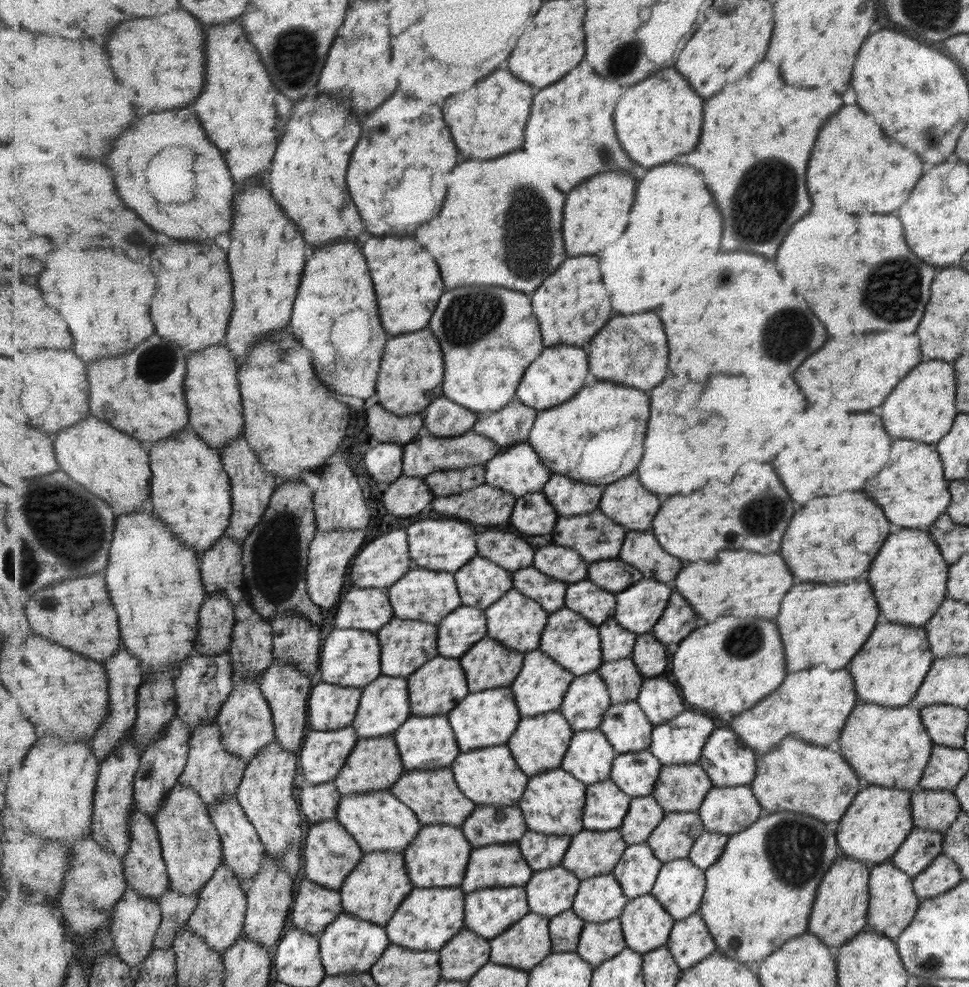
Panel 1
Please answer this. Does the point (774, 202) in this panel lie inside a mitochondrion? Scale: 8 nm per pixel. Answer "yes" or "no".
yes

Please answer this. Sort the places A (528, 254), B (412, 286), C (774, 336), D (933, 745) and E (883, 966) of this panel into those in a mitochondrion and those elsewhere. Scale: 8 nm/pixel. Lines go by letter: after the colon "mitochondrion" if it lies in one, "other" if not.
A: mitochondrion
B: other
C: mitochondrion
D: other
E: other

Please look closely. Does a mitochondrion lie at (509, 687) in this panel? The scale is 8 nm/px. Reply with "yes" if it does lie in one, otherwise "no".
no

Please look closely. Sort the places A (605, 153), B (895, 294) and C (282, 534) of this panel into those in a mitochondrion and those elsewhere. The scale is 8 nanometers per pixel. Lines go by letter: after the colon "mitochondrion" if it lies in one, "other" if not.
A: mitochondrion
B: mitochondrion
C: mitochondrion

